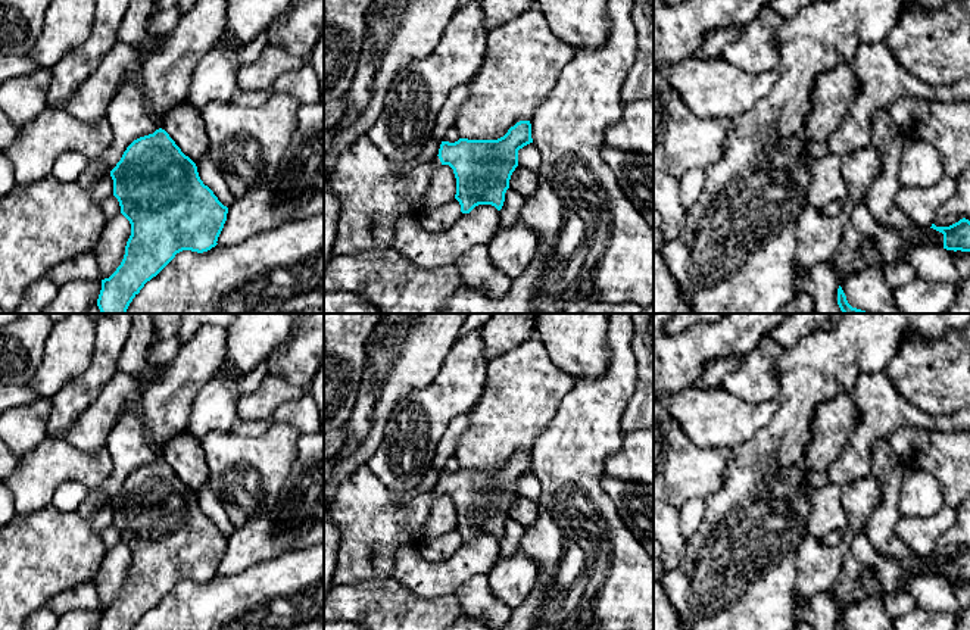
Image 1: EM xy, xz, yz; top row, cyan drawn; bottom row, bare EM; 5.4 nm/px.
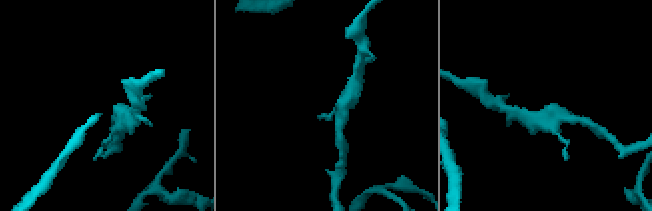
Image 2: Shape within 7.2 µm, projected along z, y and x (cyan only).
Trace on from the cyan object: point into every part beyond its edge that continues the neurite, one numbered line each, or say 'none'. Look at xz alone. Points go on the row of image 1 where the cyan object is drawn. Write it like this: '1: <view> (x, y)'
1: xz (371, 197)

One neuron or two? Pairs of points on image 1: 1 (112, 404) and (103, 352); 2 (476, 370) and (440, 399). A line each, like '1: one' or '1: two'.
1: two
2: one

